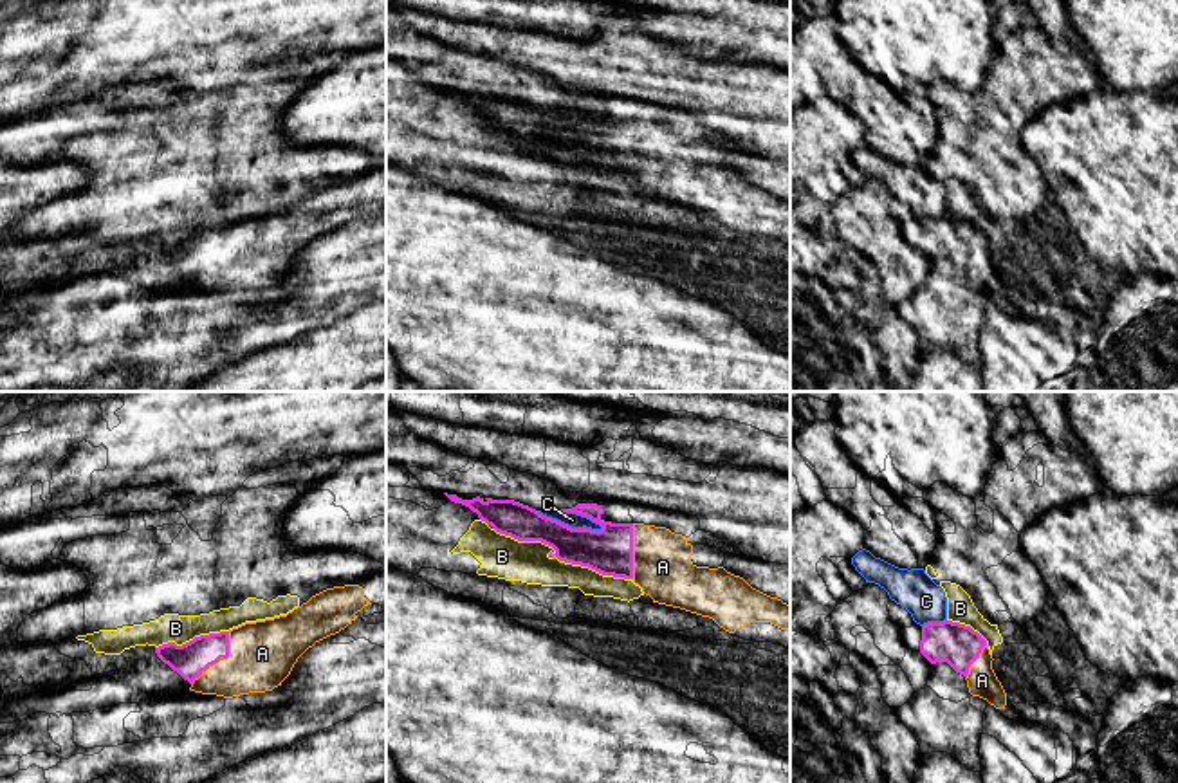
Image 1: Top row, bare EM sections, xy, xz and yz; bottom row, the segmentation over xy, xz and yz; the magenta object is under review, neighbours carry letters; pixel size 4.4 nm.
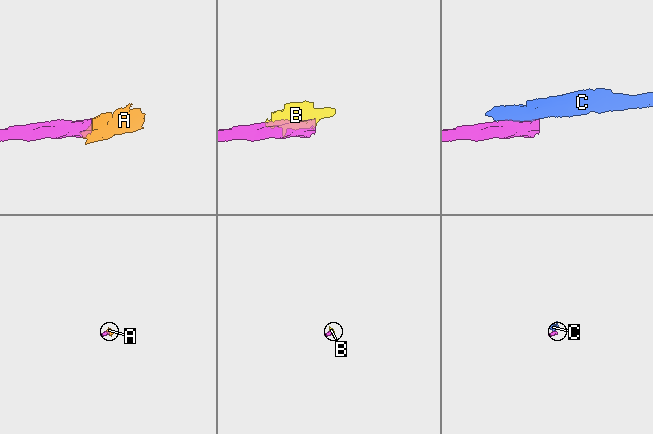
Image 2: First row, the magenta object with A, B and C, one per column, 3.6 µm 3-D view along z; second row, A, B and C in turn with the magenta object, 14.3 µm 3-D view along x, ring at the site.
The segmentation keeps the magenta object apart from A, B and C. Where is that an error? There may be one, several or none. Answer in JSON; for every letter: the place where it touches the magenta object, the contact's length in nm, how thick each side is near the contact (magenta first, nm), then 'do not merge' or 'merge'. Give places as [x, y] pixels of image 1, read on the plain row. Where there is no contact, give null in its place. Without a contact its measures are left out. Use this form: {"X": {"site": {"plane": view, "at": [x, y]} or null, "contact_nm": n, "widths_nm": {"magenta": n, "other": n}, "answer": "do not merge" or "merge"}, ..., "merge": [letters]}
{"A": {"site": {"plane": "xy", "at": [220, 253]}, "contact_nm": 300, "widths_nm": {"magenta": 150, "other": 300}, "answer": "merge"}, "B": {"site": {"plane": "xz", "at": [561, 156]}, "contact_nm": 650, "widths_nm": {"magenta": 200, "other": 190}, "answer": "do not merge"}, "C": {"site": {"plane": "xz", "at": [570, 123]}, "contact_nm": 320, "widths_nm": {"magenta": 200, "other": 70}, "answer": "do not merge"}, "merge": ["A"]}

